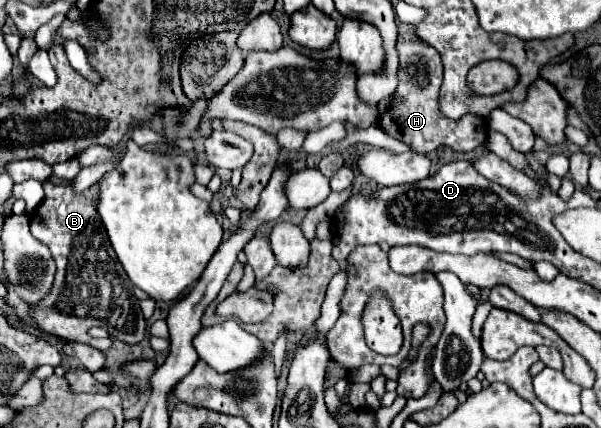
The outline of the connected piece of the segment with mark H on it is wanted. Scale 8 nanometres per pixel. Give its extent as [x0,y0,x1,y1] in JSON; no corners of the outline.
[377,32,487,154]

